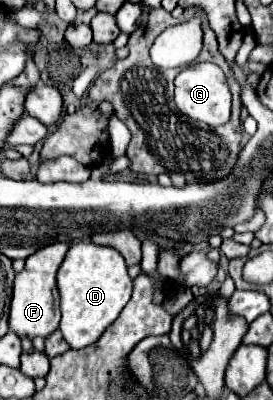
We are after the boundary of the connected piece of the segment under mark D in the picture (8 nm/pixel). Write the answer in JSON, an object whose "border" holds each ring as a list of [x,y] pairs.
{"border":[[[91,240],[71,244],[57,272],[57,288],[61,296],[61,334],[65,342],[75,350],[93,344],[129,302],[131,286],[133,280],[127,274],[127,264],[117,250],[97,246]]]}

